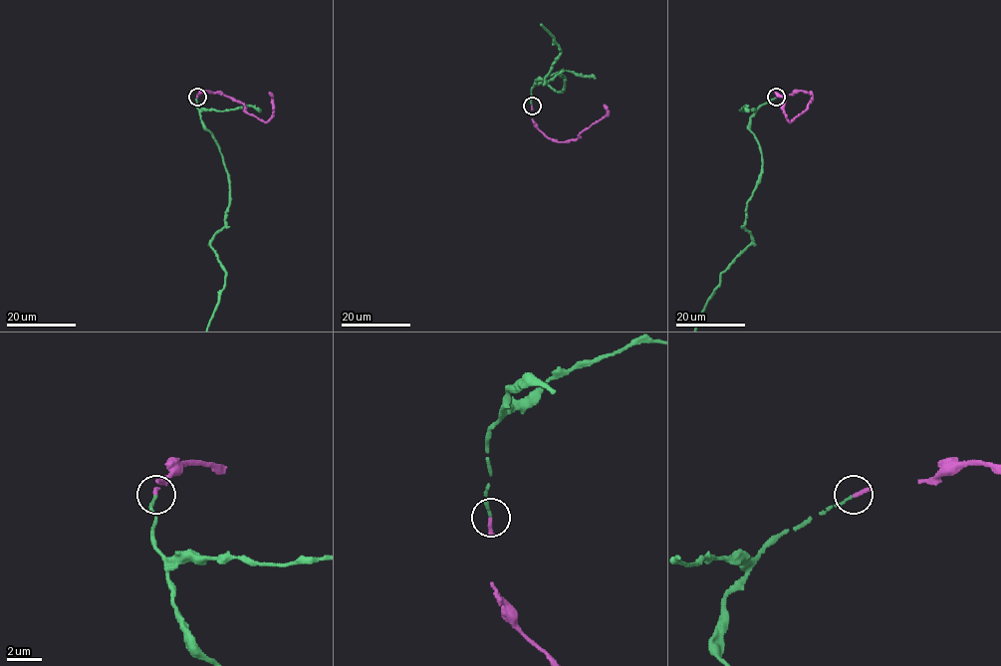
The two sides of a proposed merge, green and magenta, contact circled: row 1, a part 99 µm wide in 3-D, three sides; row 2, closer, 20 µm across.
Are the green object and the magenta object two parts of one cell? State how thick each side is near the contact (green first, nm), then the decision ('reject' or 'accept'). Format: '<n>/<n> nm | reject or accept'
160/220 nm | accept

